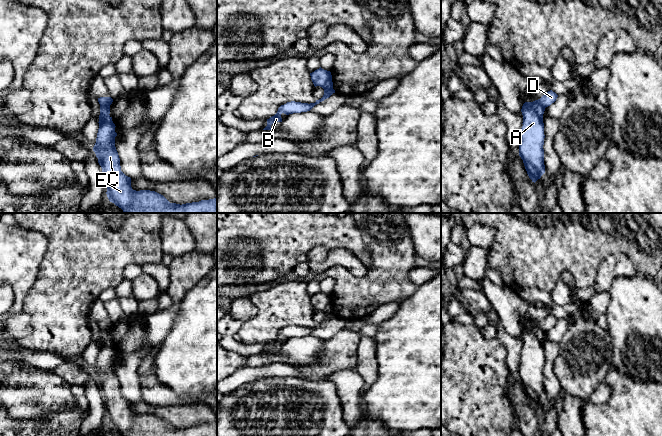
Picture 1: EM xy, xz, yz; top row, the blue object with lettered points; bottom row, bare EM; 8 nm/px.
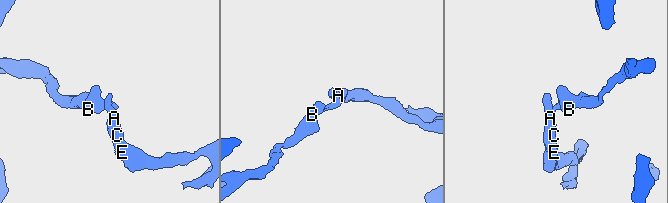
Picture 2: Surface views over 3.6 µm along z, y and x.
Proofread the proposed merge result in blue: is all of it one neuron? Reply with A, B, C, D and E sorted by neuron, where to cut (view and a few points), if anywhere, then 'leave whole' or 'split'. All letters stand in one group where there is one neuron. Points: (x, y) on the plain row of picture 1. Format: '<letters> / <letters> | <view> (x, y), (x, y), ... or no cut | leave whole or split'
A C E / B D | xy (100, 328), (109, 330) | split

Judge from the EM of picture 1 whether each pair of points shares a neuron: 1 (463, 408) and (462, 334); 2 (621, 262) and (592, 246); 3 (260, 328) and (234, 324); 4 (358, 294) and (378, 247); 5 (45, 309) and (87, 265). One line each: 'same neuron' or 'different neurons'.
1: same neuron
2: different neurons
3: different neurons
4: same neuron
5: same neuron

